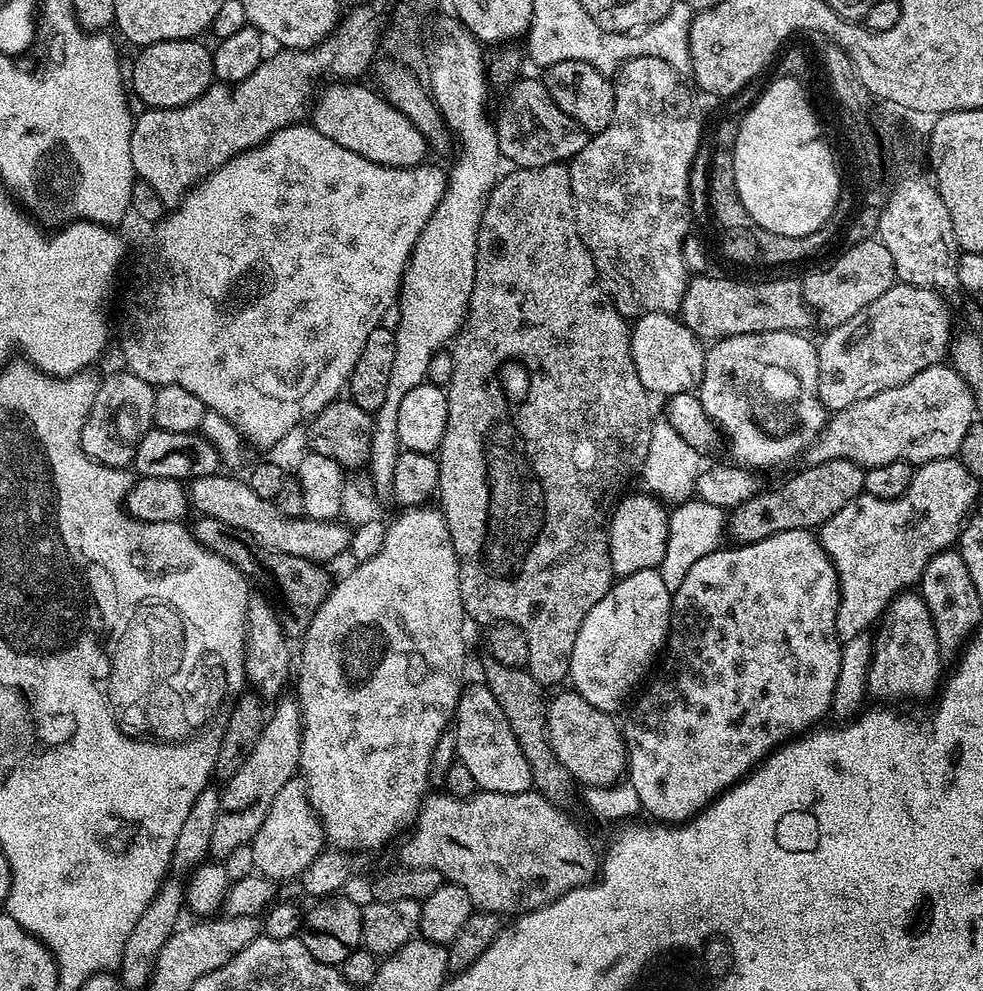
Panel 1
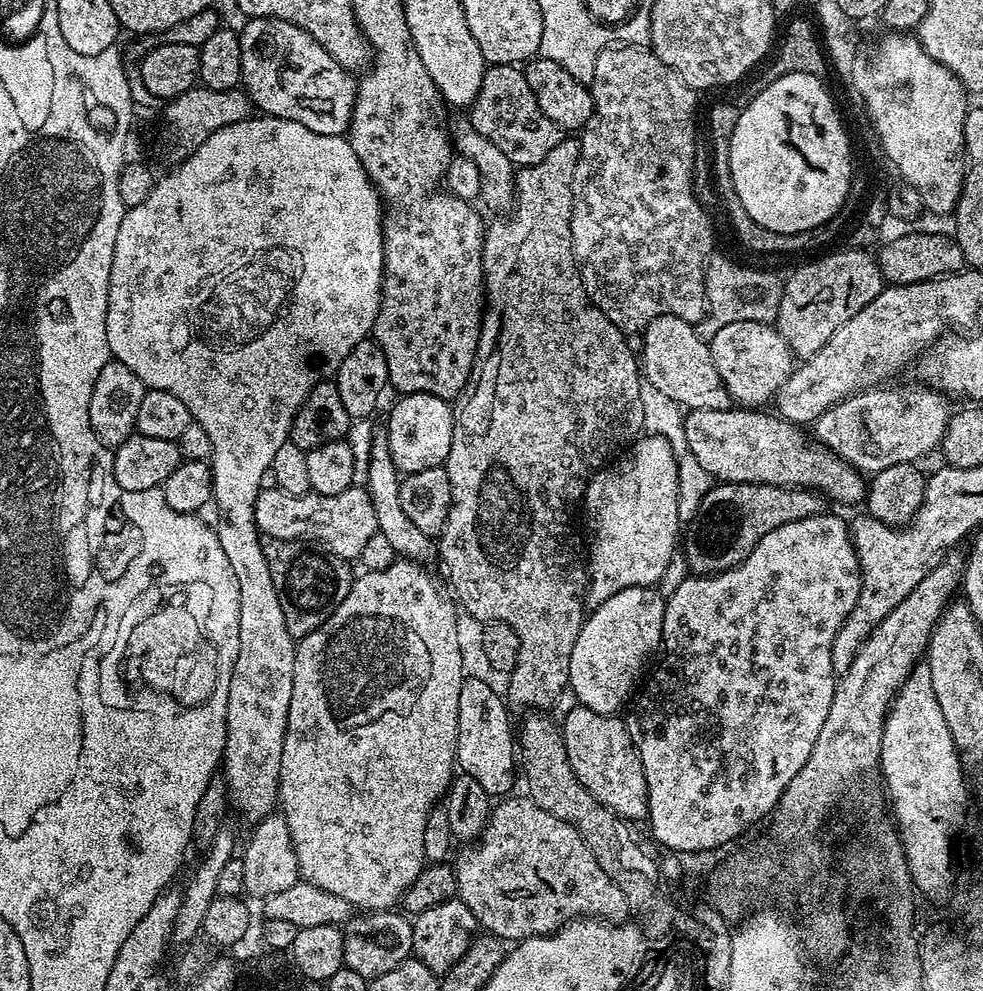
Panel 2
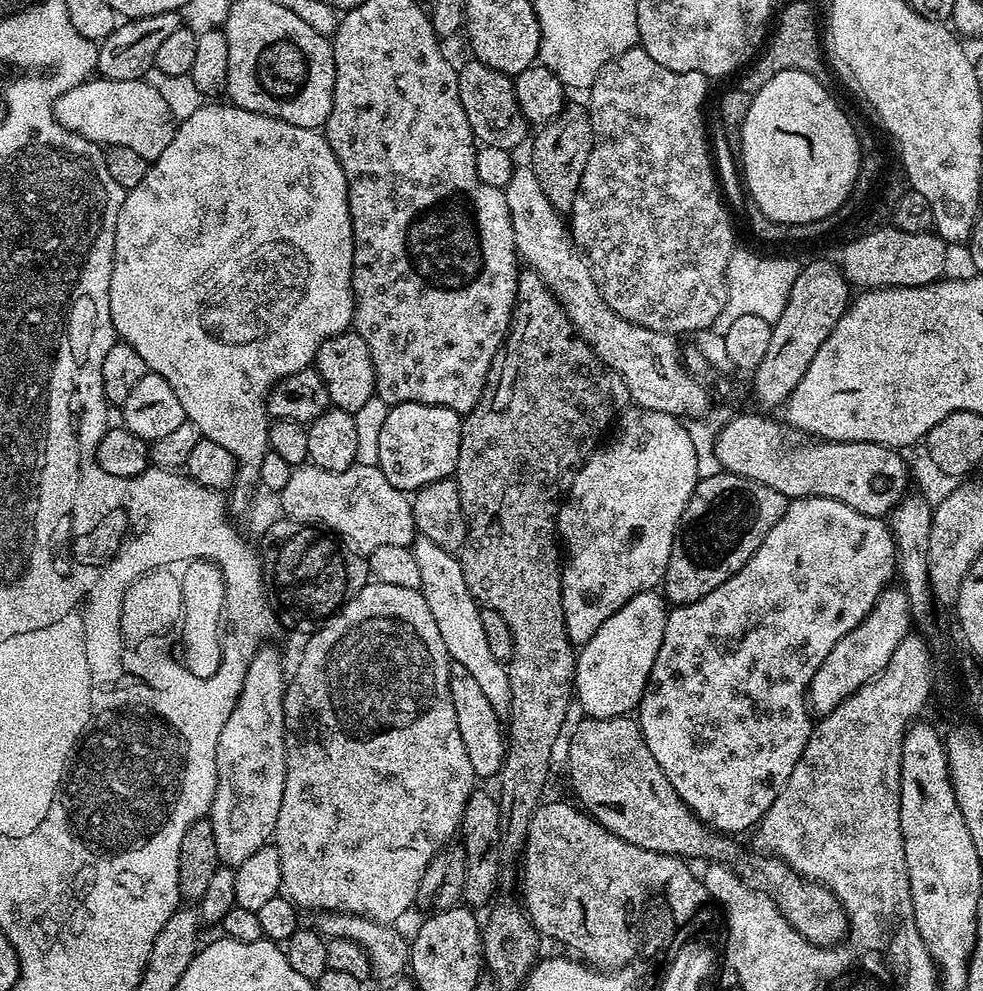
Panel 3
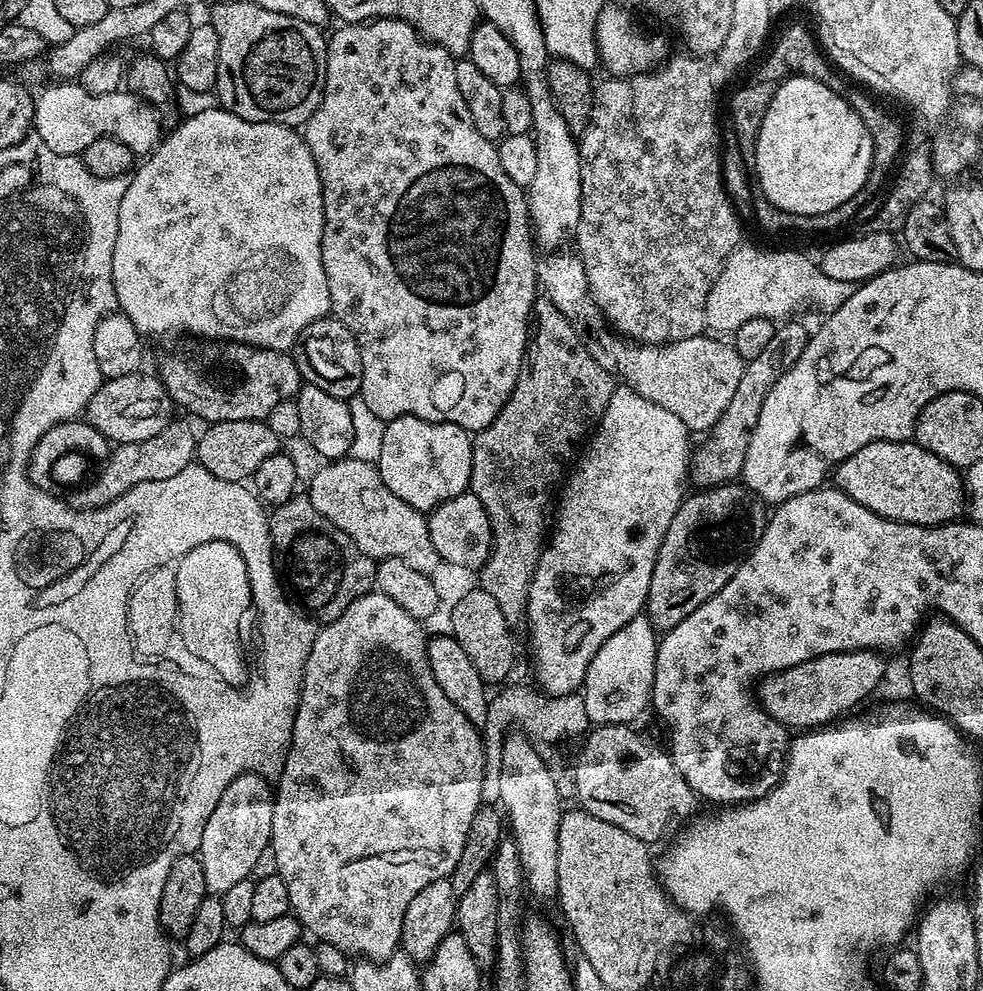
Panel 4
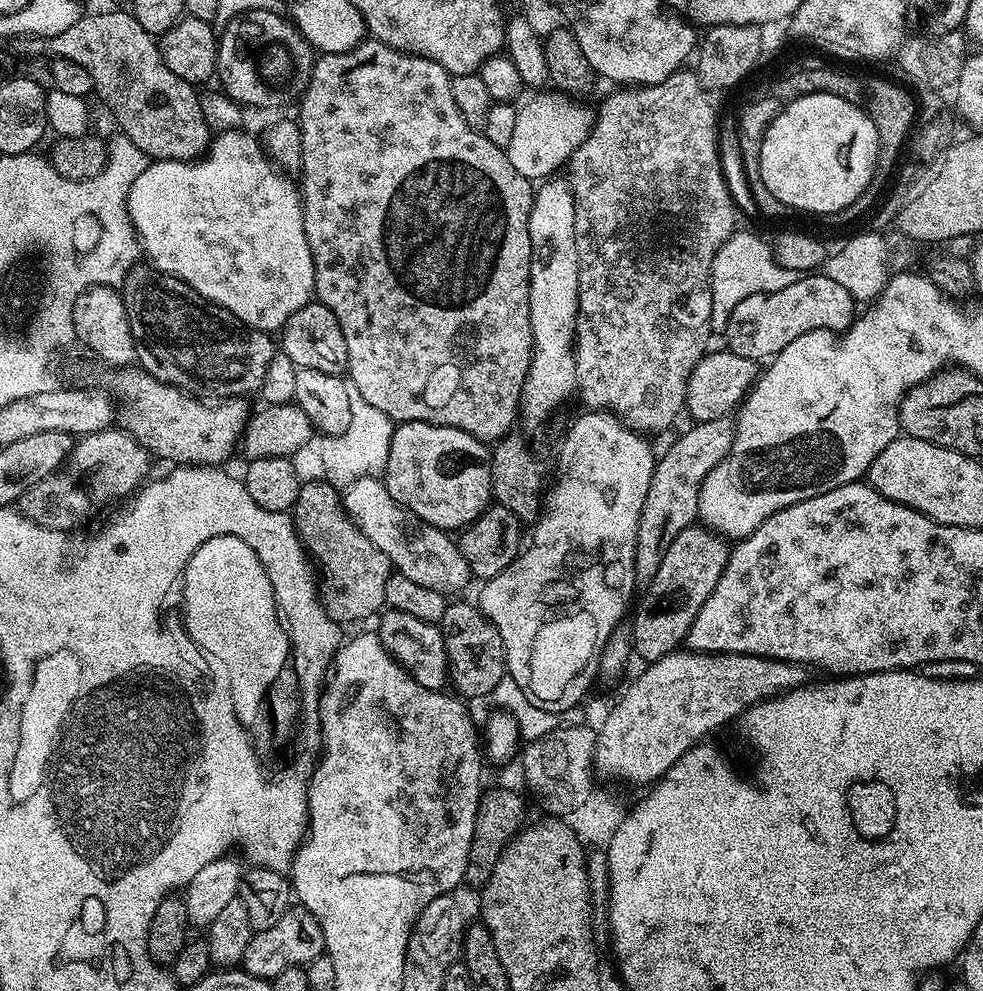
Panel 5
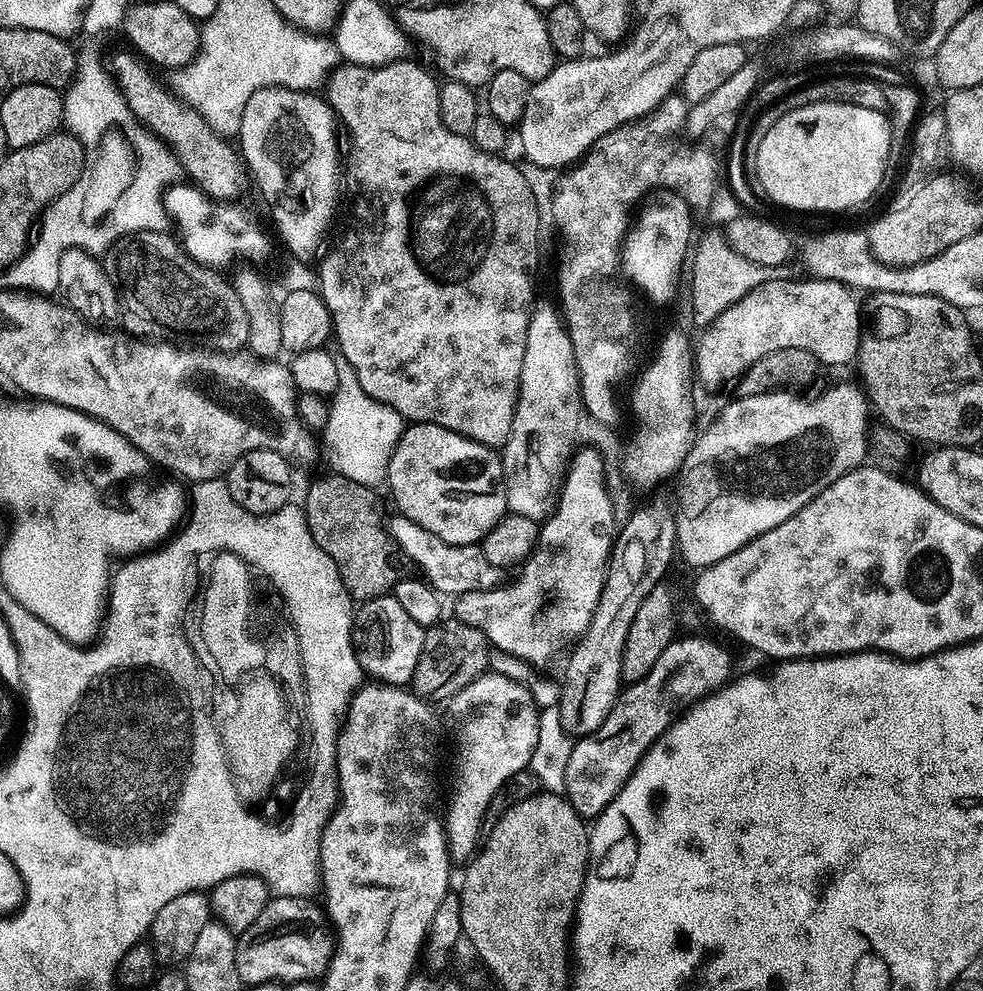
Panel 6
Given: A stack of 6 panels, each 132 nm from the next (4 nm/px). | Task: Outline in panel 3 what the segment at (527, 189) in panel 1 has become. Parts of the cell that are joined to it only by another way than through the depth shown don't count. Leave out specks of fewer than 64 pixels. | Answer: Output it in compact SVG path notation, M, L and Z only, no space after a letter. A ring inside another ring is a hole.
M565 103L555 118L539 129L540 132L531 141L532 161L530 167L532 173L542 182L542 190L546 198L556 207L561 214L568 214L572 211L572 203L580 189L580 179L586 170L586 162L590 158L590 150L594 150L594 126L592 115L583 103ZM531 270L521 271L518 278L518 290L516 291L516 307L512 310L512 327L504 340L504 347L500 349L496 357L496 363L492 366L484 397L477 402L472 412L463 417L460 426L458 466L454 473L454 479L462 498L462 514L468 527L468 537L464 540L464 546L458 553L462 574L465 575L466 586L469 587L469 592L478 605L494 610L498 614L502 614L502 618L506 618L506 626L510 626L510 634L512 635L512 658L506 664L510 680L510 694L512 695L510 698L511 711L506 720L506 740L508 745L504 765L502 765L498 773L498 781L500 780L500 792L498 791L500 801L500 847L505 853L519 853L524 847L526 834L530 830L530 818L534 818L537 808L545 799L544 783L548 780L548 771L552 772L554 768L551 762L551 747L554 738L558 736L558 730L561 729L562 722L565 721L568 703L574 696L577 653L574 651L573 642L568 636L568 628L564 624L564 611L562 610L562 596L560 594L562 548L558 543L556 530L558 505L561 503L562 497L570 490L578 470L588 460L588 455L595 452L601 443L602 437L600 435L604 431L607 433L613 427L614 421L625 408L629 407L629 404L626 382L622 380L618 373L608 368L596 356L587 342L573 331L573 326L566 313L564 313L562 305L556 300L556 297L553 296L538 273Z

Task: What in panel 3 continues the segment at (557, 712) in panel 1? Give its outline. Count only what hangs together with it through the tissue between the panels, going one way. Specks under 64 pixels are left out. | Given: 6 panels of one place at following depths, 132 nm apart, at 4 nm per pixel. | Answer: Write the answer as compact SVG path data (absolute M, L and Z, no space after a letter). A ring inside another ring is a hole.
M615 716L610 719L594 719L592 717L585 717L578 726L578 729L572 737L570 742L569 758L566 765L566 772L570 774L570 782L574 788L574 792L577 796L575 799L579 802L579 805L596 820L601 826L607 829L608 832L614 833L616 837L622 838L624 841L630 842L631 845L641 846L647 848L649 851L666 852L671 856L679 856L683 859L694 860L694 858L706 858L705 861L727 863L732 864L737 858L736 846L731 841L733 840L729 835L725 833L719 833L715 829L709 828L707 824L701 822L695 813L689 811L688 807L680 801L677 796L677 792L672 786L670 786L669 779L666 778L666 774L662 773L662 768L658 765L658 762L654 759L654 754L650 753L650 748L646 744L645 736L641 732L639 721L630 716Z

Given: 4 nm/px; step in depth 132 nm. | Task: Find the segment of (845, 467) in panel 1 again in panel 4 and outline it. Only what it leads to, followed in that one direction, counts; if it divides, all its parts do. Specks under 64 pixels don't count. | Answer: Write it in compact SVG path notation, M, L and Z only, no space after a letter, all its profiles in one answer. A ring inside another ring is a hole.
M736 482L718 484L715 486L704 486L693 494L685 495L680 502L680 508L674 514L666 534L662 538L662 546L658 550L658 558L654 562L654 574L650 578L650 590L648 591L648 602L646 615L657 633L669 632L682 618L694 614L702 602L706 602L738 570L738 566L752 552L752 548L762 538L764 527L768 524L769 513L765 505L757 500L747 488Z

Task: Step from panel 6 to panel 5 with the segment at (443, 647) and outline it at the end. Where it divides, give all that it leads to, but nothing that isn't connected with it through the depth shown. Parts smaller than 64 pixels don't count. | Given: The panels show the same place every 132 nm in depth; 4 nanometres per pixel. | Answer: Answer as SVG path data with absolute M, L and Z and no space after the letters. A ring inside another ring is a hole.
M455 600L448 603L438 625L448 655L451 687L456 687L455 691L464 698L491 697L495 686L506 672L502 638L493 624L481 614L475 603L467 604L464 600Z

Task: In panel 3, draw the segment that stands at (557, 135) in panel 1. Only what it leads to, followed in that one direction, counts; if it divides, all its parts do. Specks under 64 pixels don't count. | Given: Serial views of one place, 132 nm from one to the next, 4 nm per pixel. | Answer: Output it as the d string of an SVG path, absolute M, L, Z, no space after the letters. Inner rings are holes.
M468 58L464 65L459 65L456 77L458 98L462 98L466 122L470 122L472 135L481 145L516 150L524 139L529 139L530 125L522 110L518 110L518 100L512 85L513 77L502 74L475 58Z

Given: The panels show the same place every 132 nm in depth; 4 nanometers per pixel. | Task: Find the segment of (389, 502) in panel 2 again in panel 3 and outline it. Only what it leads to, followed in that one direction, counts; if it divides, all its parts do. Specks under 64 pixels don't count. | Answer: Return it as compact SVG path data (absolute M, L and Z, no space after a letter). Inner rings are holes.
M421 535L414 539L411 550L421 573L420 593L426 598L430 614L438 625L438 632L446 645L449 659L457 667L469 671L497 715L501 718L507 717L511 711L512 697L508 669L503 661L494 658L490 645L487 644L486 630L482 627L482 610L466 586L459 557L453 552L442 550L440 546Z

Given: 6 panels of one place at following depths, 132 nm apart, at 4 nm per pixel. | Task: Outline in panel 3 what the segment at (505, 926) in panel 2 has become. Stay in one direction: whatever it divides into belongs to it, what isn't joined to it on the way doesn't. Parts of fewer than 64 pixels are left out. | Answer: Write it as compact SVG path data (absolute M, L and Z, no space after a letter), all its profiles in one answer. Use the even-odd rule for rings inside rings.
M549 799L537 808L534 818L530 818L530 830L522 849L524 869L520 872L520 892L524 895L522 907L528 914L528 921L541 937L557 940L568 948L573 948L581 961L595 960L597 964L616 965L624 963L631 956L631 919L646 890L666 889L672 905L679 914L688 915L704 899L704 889L692 878L696 874L687 859L679 856L665 857L654 851L639 852L636 845L616 837L593 820L588 812L575 803L563 804L560 800Z

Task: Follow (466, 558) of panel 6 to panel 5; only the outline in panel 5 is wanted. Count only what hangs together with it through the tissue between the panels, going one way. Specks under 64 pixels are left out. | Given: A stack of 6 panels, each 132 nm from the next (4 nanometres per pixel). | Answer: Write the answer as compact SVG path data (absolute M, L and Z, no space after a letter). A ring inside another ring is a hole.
M357 476L357 480L342 492L345 513L356 523L358 530L362 530L362 534L366 534L366 538L370 538L370 542L390 558L393 569L421 586L430 586L430 590L445 594L466 587L470 573L459 543L453 537L451 540L445 529L430 526L430 522L418 518L418 514L399 504L380 476Z

